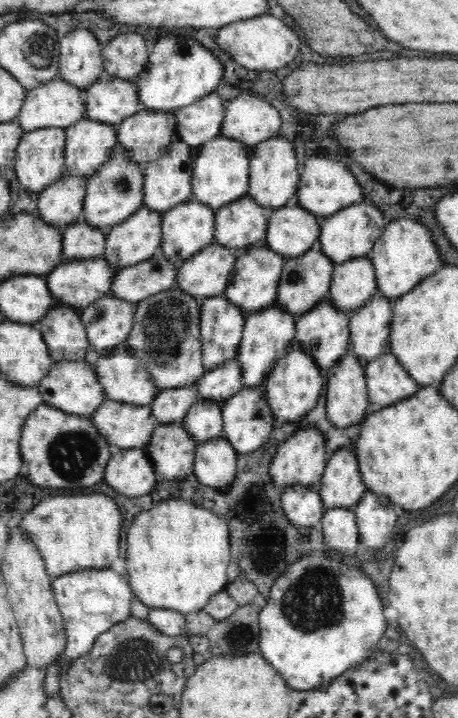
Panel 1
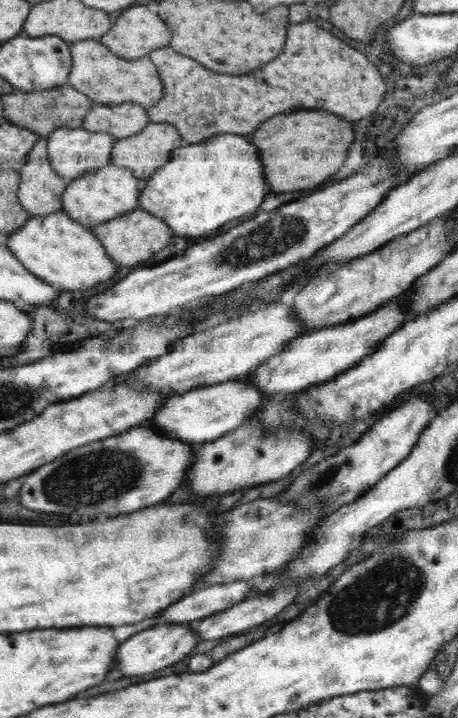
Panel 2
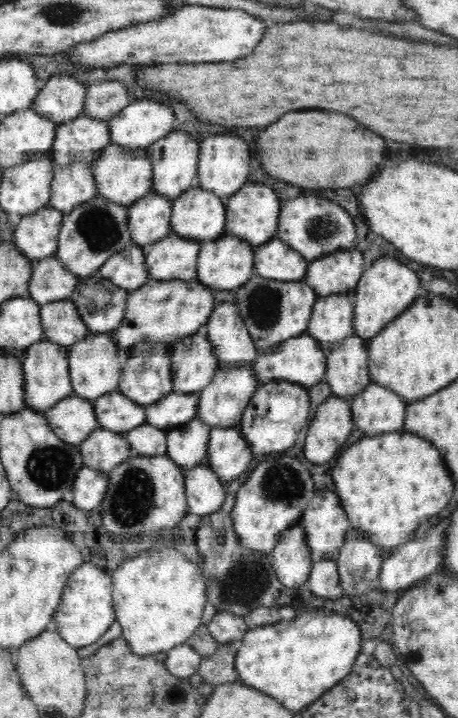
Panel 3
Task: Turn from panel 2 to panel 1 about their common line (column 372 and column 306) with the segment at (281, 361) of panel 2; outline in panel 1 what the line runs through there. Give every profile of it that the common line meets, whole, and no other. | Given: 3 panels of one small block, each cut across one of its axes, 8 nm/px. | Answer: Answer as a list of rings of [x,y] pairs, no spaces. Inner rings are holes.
[[[328,297],[315,305],[306,314],[295,316],[295,340],[300,343],[304,353],[314,357],[316,364],[330,368],[341,356],[350,352],[350,315],[337,310]]]

